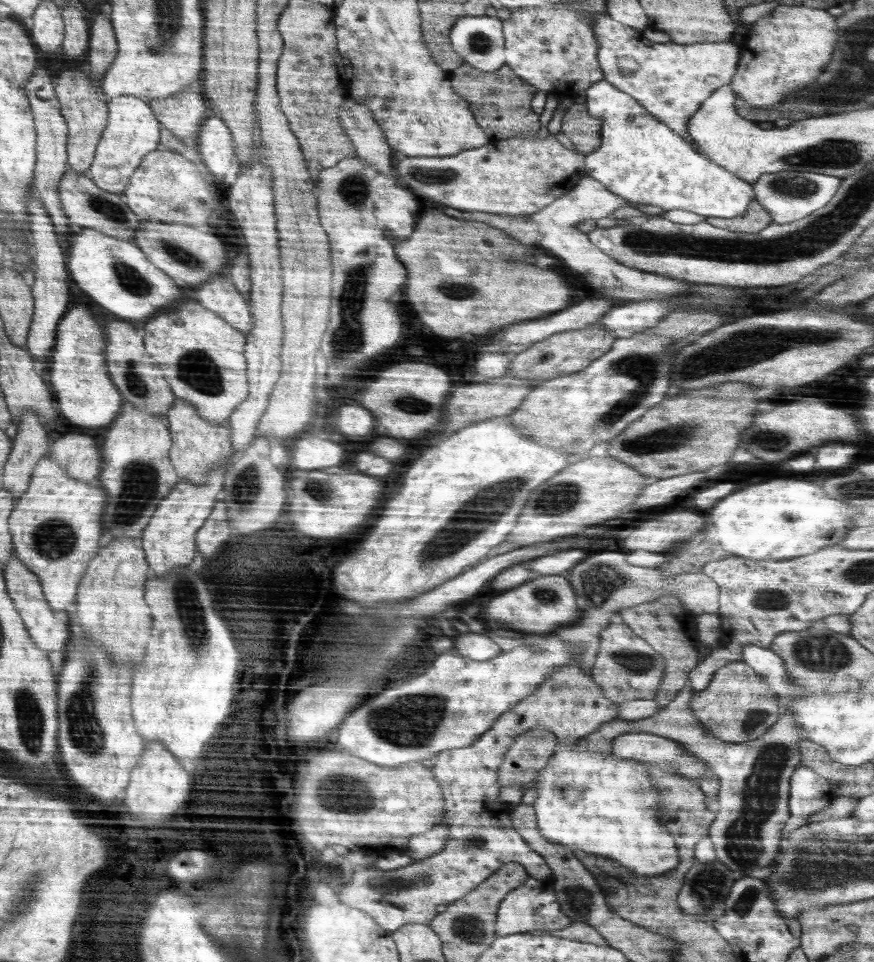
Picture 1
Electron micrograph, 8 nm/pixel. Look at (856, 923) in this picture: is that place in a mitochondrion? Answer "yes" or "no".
no

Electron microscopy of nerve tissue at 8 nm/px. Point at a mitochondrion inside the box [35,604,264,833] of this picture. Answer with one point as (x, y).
(84, 731)

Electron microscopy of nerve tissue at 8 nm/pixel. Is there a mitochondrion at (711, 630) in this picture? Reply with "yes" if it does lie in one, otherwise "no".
no

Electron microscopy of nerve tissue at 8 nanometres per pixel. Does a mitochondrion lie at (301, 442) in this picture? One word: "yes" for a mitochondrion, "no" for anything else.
no

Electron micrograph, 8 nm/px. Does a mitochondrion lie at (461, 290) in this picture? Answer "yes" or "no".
yes

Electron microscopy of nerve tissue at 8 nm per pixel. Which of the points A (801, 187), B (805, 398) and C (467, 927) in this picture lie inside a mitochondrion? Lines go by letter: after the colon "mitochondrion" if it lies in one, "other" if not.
A: mitochondrion
B: other
C: mitochondrion

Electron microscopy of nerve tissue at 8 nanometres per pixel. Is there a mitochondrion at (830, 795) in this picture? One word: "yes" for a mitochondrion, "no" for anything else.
no

